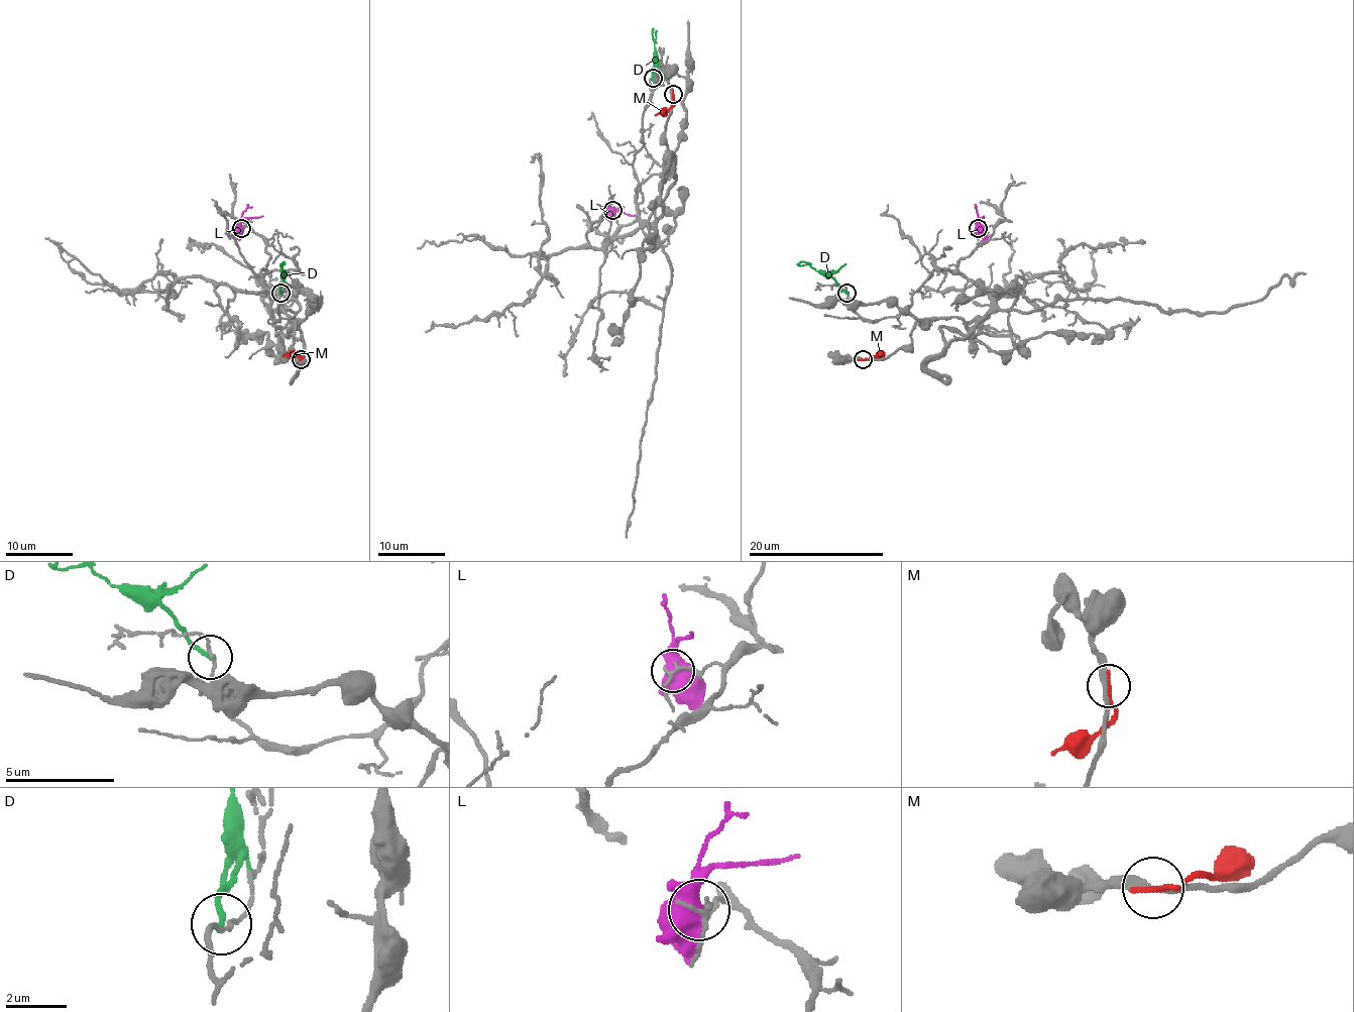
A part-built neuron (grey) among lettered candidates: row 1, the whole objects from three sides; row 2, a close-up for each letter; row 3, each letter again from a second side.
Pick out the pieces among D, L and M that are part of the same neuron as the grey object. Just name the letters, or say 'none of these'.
none of these

